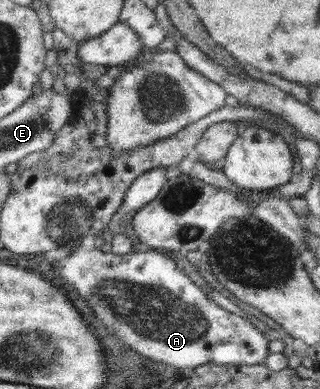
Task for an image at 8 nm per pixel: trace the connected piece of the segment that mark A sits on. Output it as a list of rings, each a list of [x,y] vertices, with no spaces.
[[[77,248],[68,257],[53,265],[54,272],[78,291],[88,301],[98,323],[111,329],[123,343],[138,354],[153,361],[174,367],[195,369],[209,363],[218,365],[256,365],[268,357],[268,339],[246,318],[230,313],[216,301],[208,298],[184,271],[176,267],[176,261],[151,249],[149,252],[133,251],[127,254],[90,251]]]

